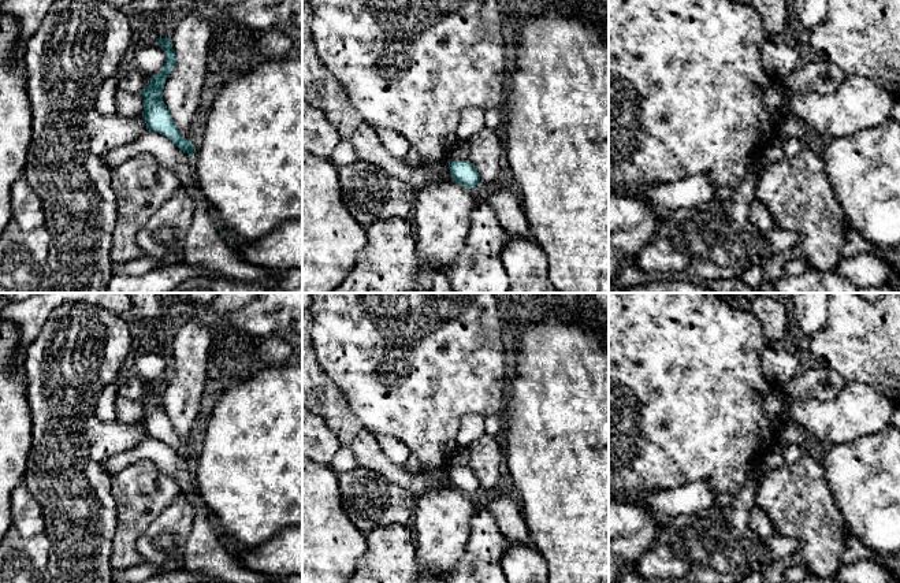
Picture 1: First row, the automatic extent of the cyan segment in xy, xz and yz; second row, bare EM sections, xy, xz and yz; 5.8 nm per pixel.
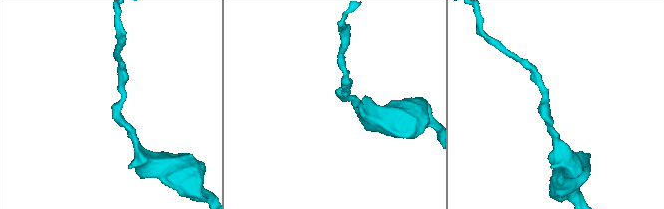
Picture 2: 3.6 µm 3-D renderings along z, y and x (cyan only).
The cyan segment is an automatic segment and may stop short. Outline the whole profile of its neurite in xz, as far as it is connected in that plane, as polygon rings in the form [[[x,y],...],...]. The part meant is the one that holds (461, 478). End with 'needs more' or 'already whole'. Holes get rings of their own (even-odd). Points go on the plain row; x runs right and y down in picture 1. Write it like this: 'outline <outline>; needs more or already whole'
outline [[[449,465],[447,471],[449,471],[449,476],[450,476],[450,484],[454,489],[457,489],[468,495],[473,494],[475,491],[481,490],[479,479],[476,478],[476,475],[473,474],[473,471],[469,467]]]; already whole

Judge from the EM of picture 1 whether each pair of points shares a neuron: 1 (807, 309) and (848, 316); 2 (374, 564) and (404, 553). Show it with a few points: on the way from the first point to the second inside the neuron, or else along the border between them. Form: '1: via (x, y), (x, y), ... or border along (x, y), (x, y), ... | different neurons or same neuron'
1: border along (828, 307), (826, 323), (809, 338) | different neurons
2: via (380, 564), (385, 564), (397, 553) | same neuron

